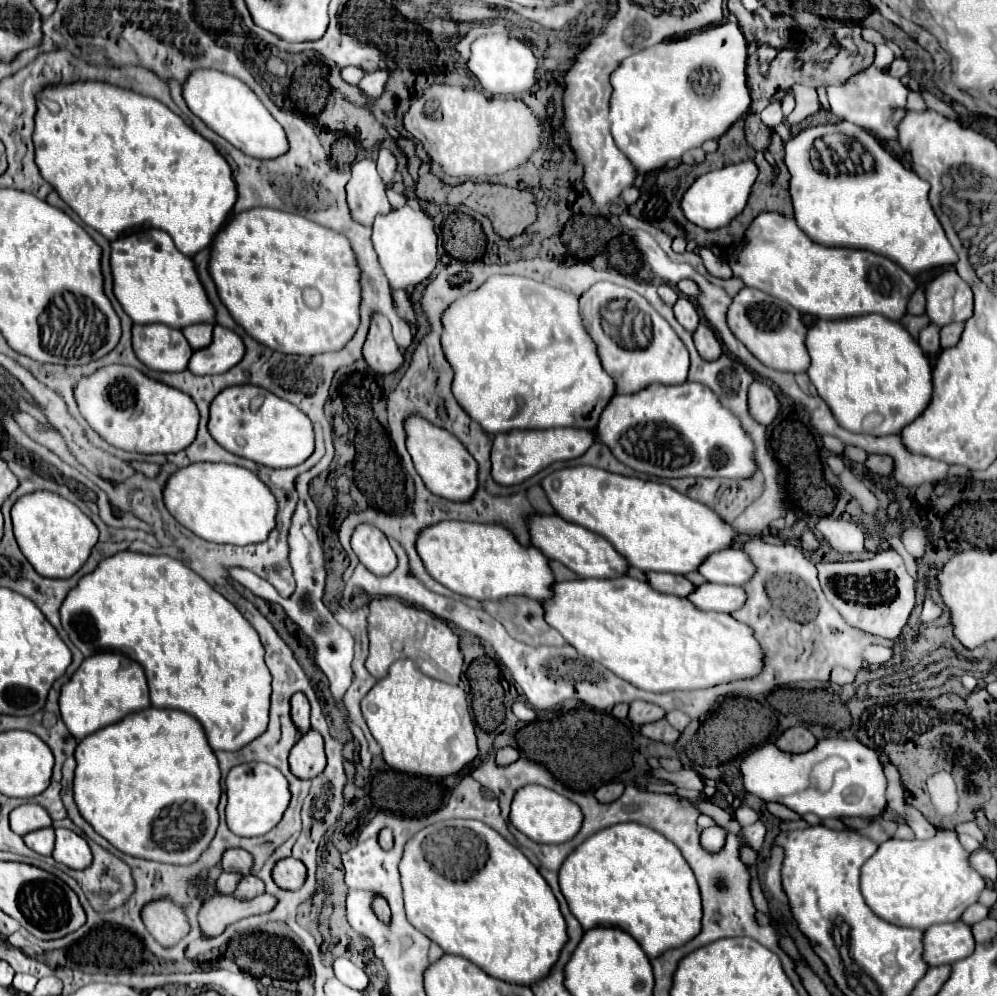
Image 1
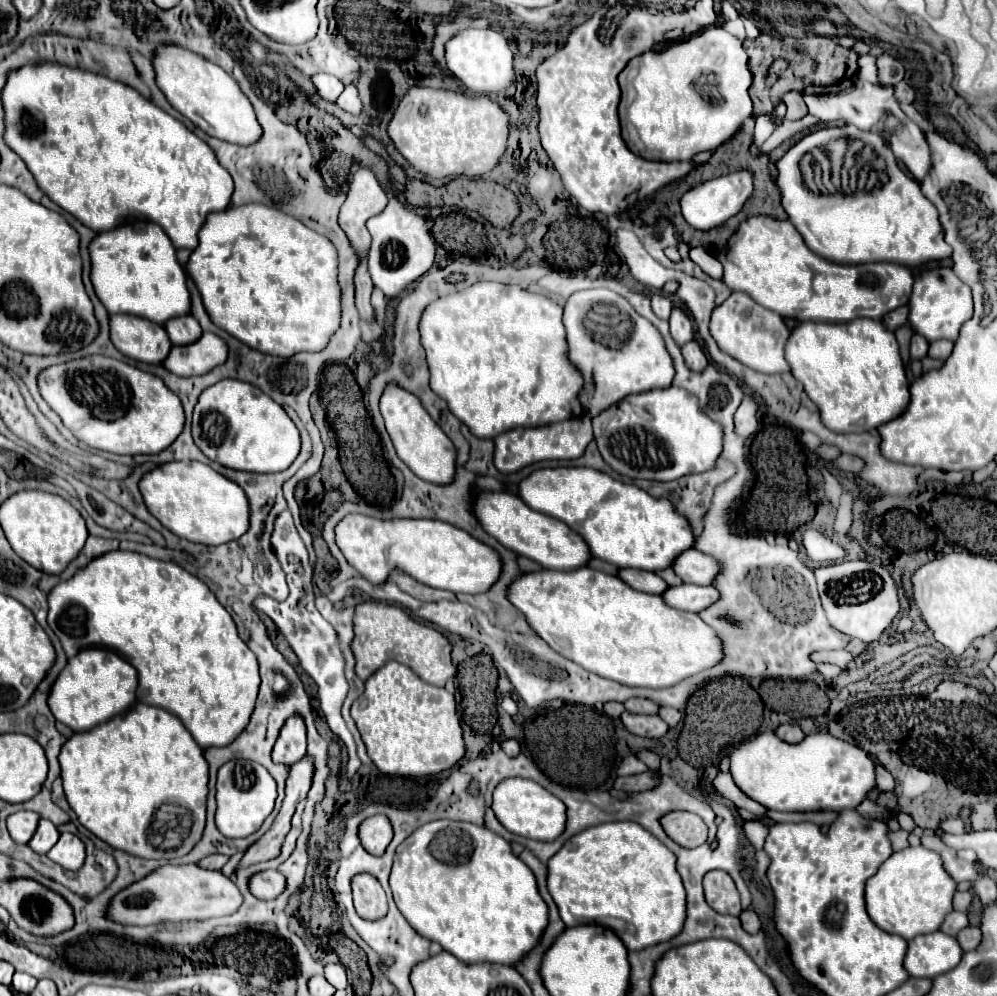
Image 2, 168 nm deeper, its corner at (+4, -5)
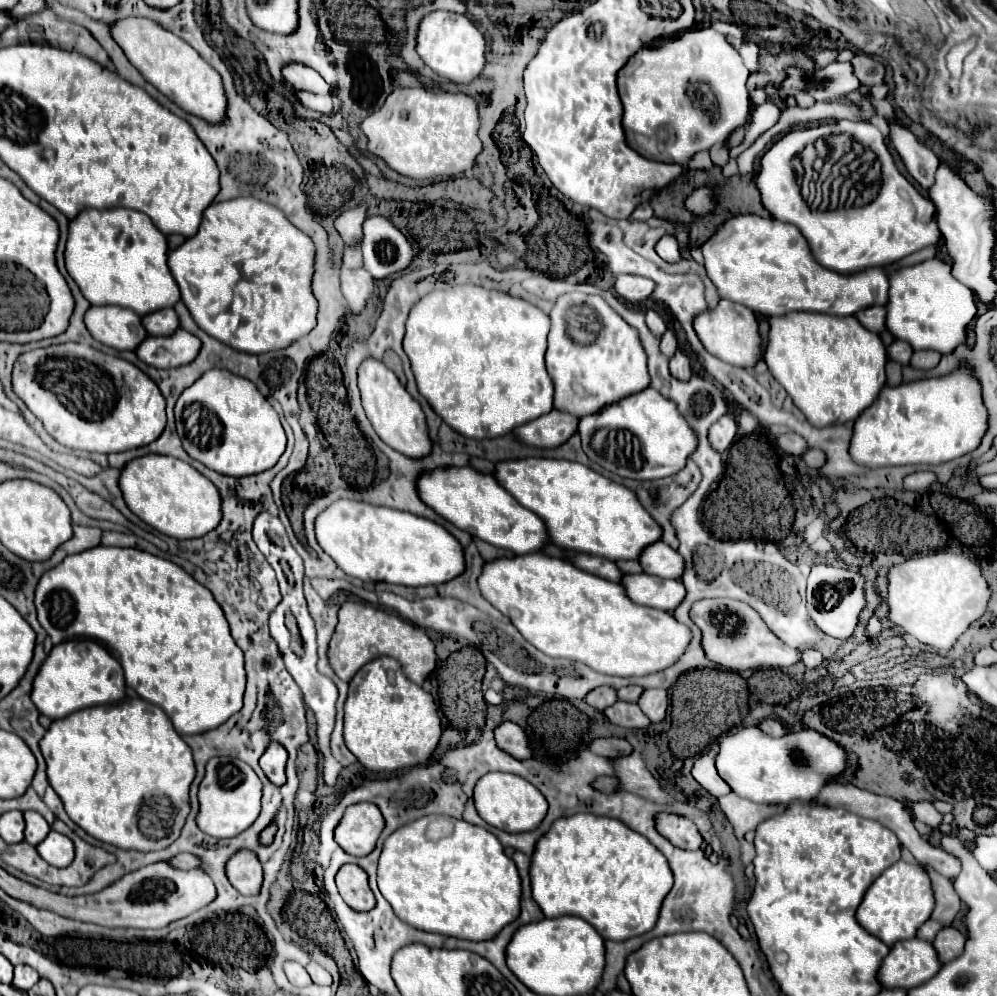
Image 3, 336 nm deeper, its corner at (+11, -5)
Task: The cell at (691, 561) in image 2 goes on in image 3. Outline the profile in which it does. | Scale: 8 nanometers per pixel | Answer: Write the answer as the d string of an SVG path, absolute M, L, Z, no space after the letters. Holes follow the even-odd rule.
M656 542L654 546L648 546L646 552L642 552L640 564L646 574L672 578L672 580L680 580L686 566L684 558L664 542Z

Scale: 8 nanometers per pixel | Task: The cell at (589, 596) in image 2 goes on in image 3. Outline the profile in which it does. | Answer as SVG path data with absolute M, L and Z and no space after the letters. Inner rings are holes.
M526 554L486 562L482 578L478 578L478 586L482 596L504 616L508 616L512 624L522 632L522 636L540 652L552 658L582 662L600 674L628 678L662 672L680 660L692 640L690 628L678 622L674 614L636 604L628 598L626 590L620 584L608 582L600 576L576 568L572 562L550 558L546 554Z

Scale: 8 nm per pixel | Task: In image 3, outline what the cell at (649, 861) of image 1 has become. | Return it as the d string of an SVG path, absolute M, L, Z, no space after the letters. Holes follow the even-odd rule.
M574 814L556 820L548 834L538 840L536 852L532 856L530 876L532 896L546 914L546 918L560 918L568 914L580 916L588 924L592 924L604 940L614 942L624 942L632 936L650 932L658 922L664 898L674 886L674 874L668 866L668 860L646 836L634 832L630 826L616 818L604 818L594 814Z

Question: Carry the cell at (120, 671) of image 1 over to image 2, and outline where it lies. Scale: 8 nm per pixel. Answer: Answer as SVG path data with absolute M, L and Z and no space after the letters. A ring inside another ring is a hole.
M89 648L67 660L67 666L51 686L47 704L59 722L69 726L73 732L85 732L121 714L123 708L135 700L135 688L137 672L131 664L103 648Z

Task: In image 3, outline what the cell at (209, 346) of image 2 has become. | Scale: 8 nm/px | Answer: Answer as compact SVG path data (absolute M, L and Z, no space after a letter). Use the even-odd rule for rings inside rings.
M178 328L168 338L162 336L146 338L146 342L138 346L136 354L138 358L142 358L142 362L154 368L180 368L194 362L196 356L200 354L200 348L202 342L194 334Z

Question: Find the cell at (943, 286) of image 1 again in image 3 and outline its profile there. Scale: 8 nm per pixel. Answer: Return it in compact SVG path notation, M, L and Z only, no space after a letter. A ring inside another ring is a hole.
M926 260L890 276L890 302L886 304L886 326L896 340L910 342L914 350L952 352L966 340L966 324L976 316L976 302L970 288L950 274L950 264L942 260Z

